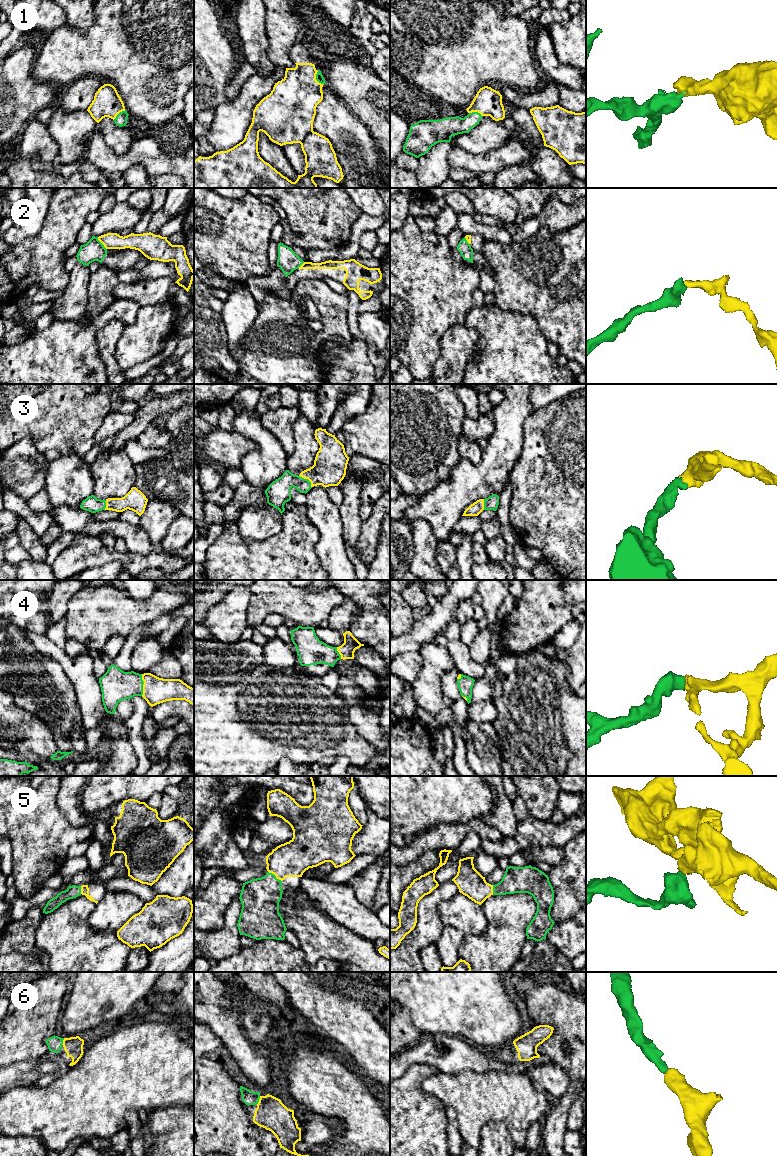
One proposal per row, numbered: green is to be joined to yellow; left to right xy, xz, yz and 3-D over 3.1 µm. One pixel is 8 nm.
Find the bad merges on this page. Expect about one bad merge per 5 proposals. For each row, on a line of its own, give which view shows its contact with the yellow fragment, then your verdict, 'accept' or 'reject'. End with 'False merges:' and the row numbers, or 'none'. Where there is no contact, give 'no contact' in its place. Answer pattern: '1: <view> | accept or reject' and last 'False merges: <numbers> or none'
1: xz | accept
2: xy | reject
3: xz | accept
4: xy | accept
5: xz | accept
6: xz | accept
False merges: 2

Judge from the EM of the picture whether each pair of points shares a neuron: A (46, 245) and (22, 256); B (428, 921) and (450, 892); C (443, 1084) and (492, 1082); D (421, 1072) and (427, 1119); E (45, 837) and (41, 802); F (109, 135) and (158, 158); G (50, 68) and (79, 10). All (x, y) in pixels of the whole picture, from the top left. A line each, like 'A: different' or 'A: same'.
A: same
B: same
C: same
D: same
E: same
F: different
G: different

